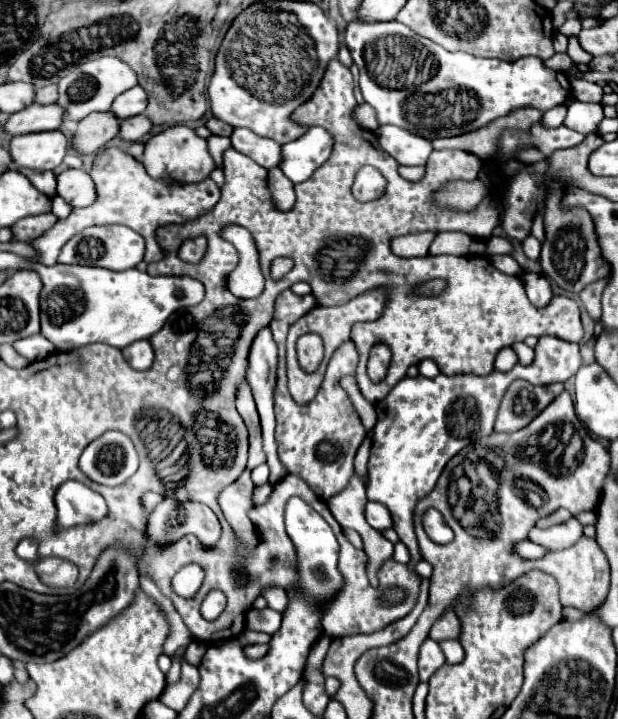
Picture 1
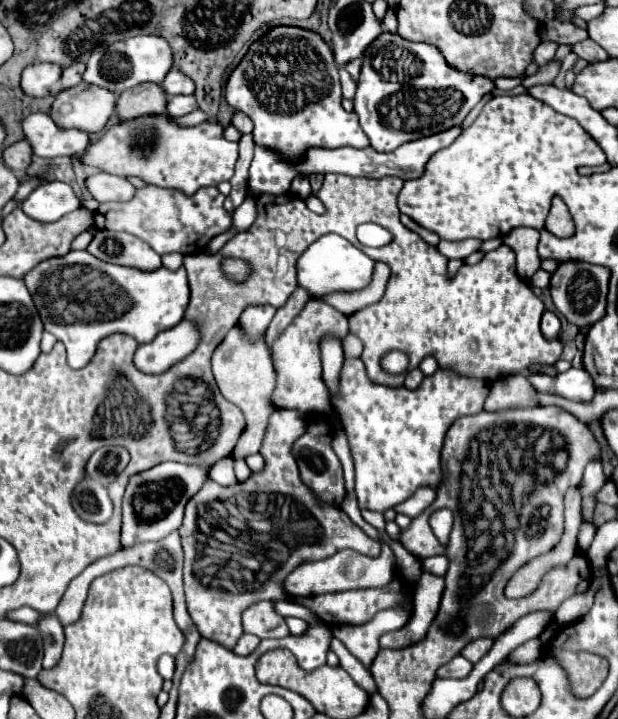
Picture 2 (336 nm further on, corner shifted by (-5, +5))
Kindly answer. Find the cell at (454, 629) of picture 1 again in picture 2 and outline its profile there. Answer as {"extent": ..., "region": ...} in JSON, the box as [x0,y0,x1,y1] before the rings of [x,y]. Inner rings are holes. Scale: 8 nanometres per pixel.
{"extent":[461,639,493,663],"region":[[[475,639],[475,641],[471,641],[471,643],[461,651],[461,655],[463,655],[467,661],[477,663],[477,661],[491,649],[491,645],[493,645],[493,639]]]}

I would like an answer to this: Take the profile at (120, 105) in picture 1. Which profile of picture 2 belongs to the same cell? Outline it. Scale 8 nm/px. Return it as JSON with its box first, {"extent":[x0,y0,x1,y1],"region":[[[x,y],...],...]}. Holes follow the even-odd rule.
{"extent":[163,67,195,95],"region":[[[173,67],[165,81],[163,81],[163,87],[167,91],[167,95],[191,95],[195,91],[195,83],[191,77],[187,77],[185,73],[181,73],[177,67]]]}

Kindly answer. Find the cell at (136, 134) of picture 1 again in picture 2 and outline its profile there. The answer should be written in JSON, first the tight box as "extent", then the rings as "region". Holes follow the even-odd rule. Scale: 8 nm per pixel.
{"extent":[167,95,197,117],"region":[[[177,95],[171,97],[167,103],[167,115],[171,117],[183,117],[195,109],[197,109],[197,101],[193,95]]]}

